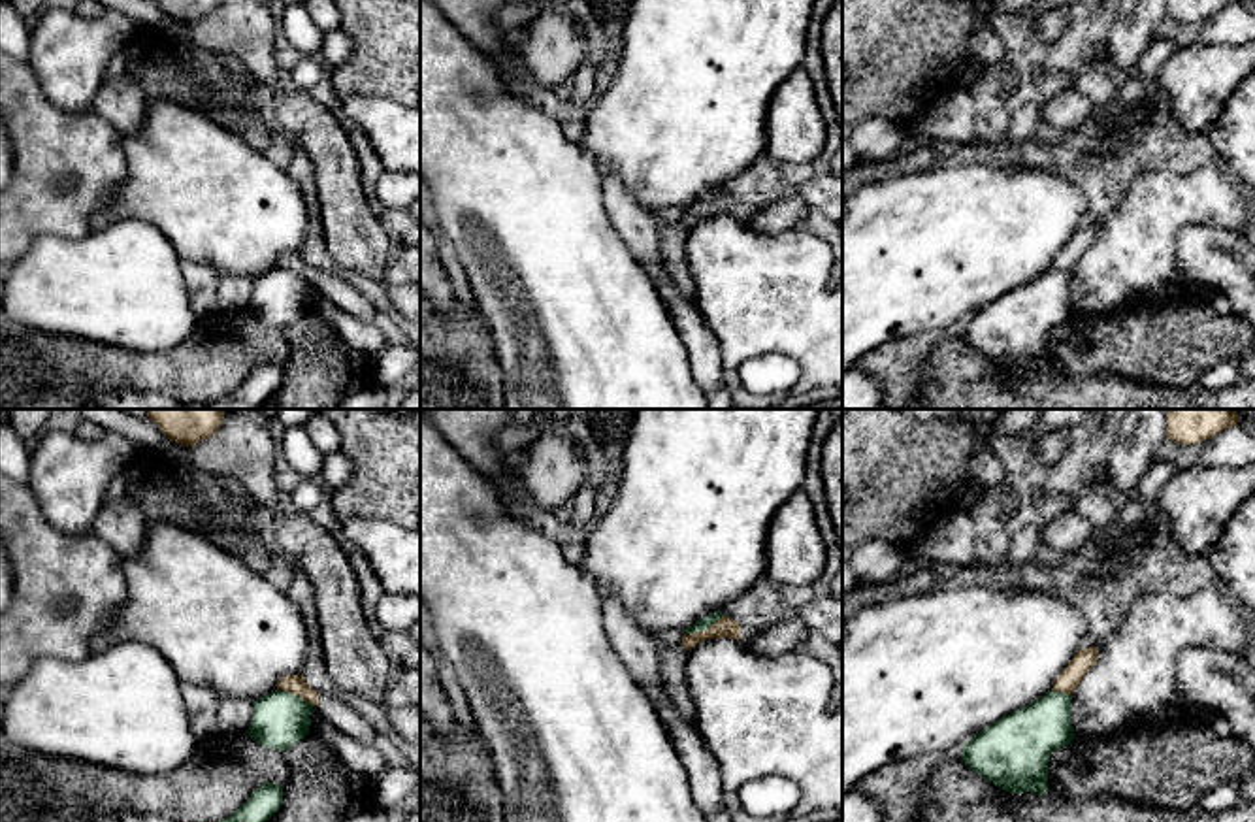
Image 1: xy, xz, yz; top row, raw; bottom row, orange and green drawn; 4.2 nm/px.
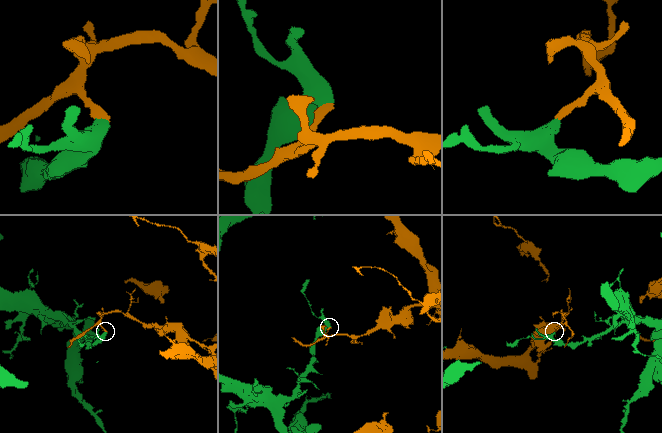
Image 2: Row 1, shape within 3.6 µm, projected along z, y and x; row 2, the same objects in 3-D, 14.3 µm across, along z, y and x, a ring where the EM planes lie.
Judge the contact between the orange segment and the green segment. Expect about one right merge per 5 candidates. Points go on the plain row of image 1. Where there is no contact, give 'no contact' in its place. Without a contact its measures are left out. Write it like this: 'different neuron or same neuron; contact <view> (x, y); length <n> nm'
different neuron; contact xz (705, 208); length 190 nm

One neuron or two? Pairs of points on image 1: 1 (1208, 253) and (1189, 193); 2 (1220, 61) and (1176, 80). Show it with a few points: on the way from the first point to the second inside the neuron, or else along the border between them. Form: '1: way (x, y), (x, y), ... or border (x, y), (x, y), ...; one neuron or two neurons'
1: border (1235, 232), (1188, 225), (1176, 238), (1174, 259); two neurons
2: way (1208, 72), (1201, 80), (1188, 80); one neuron

